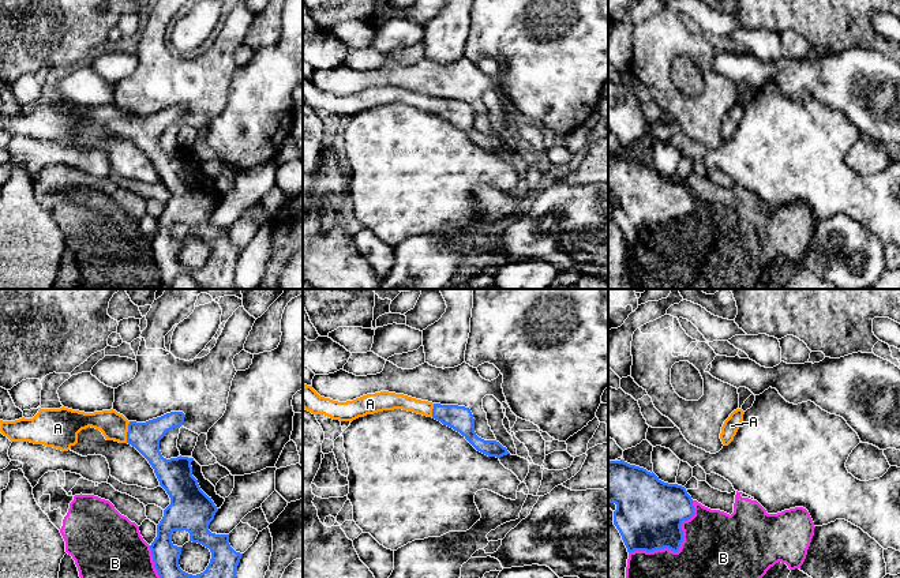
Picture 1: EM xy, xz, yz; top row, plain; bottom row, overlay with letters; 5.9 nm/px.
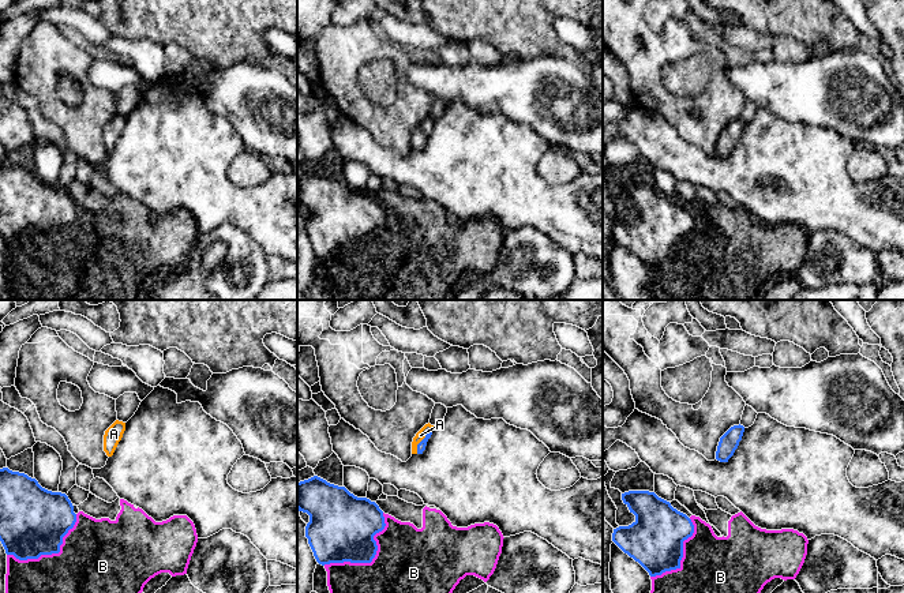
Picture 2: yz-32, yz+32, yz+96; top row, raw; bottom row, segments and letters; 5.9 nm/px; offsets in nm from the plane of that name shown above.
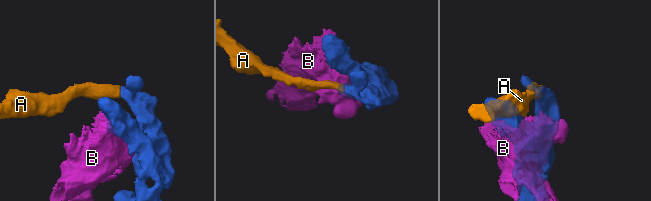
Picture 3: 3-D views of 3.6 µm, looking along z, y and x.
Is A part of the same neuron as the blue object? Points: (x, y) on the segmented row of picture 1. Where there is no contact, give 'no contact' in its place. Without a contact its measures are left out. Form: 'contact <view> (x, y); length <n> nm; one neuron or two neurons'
contact xy (127, 432); length 130 nm; one neuron

